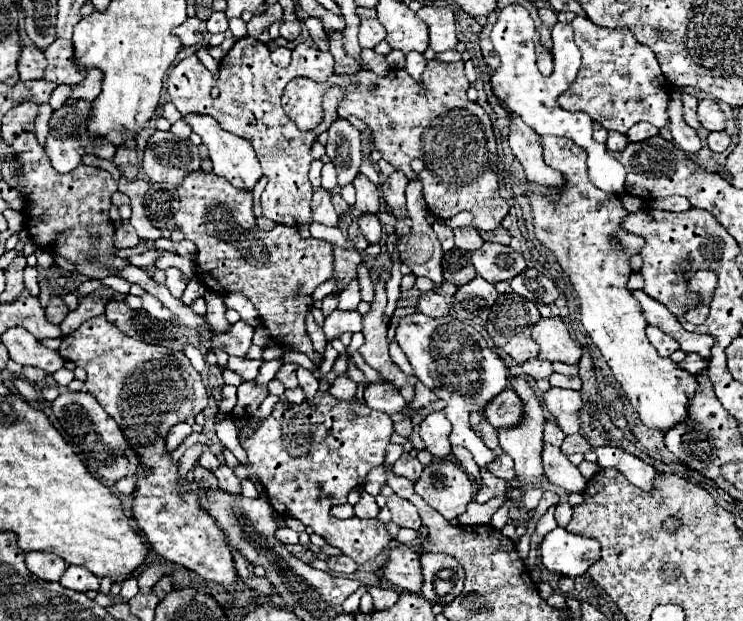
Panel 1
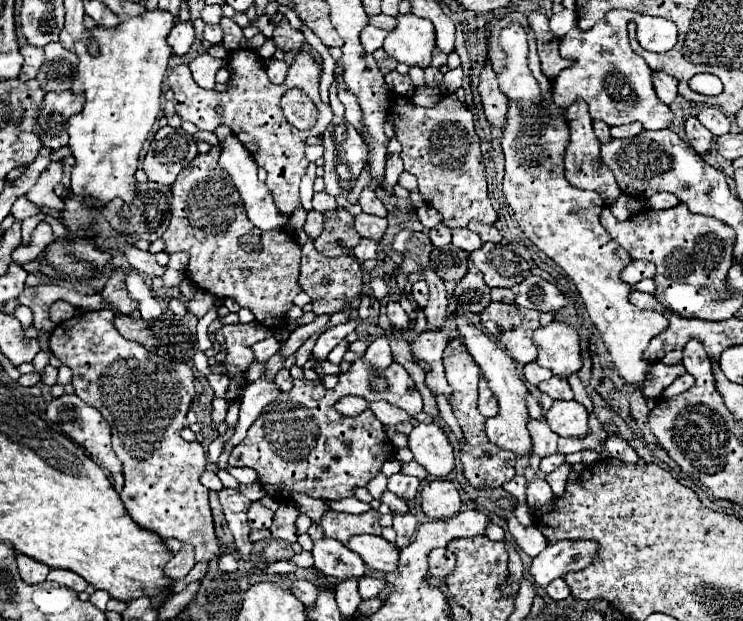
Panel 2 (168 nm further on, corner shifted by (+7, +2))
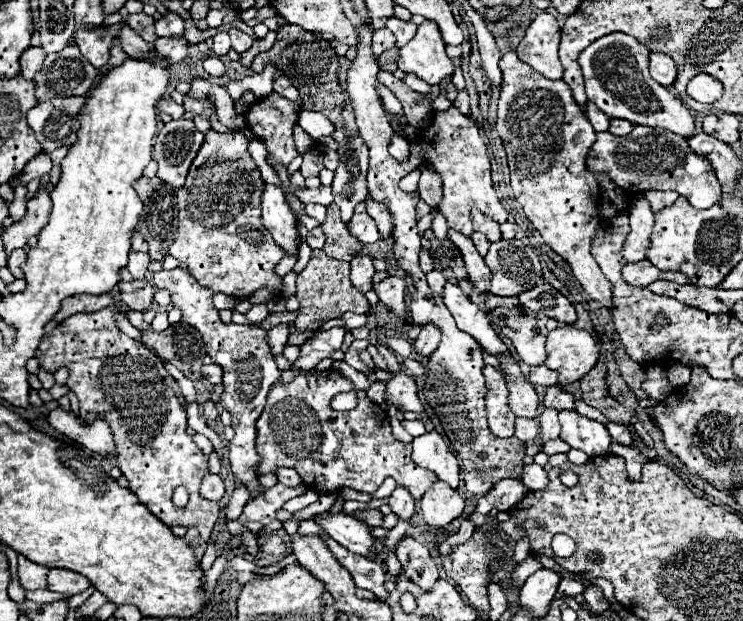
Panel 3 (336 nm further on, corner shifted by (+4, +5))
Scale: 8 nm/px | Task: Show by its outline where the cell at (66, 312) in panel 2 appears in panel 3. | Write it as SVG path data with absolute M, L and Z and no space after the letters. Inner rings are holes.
M80 294L80 296L72 296L72 298L66 298L60 304L60 310L56 312L56 318L54 320L56 322L62 322L62 320L66 320L72 314L78 314L78 312L96 312L96 310L106 308L106 306L112 306L112 304L114 304L112 294L100 294L100 296Z

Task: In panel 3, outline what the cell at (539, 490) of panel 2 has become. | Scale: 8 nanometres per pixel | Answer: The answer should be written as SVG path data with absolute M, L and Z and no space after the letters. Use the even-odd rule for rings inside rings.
M530 464L530 466L524 466L522 482L528 490L544 490L544 486L548 486L548 474L542 466Z

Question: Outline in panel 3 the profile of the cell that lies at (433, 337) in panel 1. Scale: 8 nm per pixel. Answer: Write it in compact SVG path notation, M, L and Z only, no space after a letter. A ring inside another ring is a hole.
M388 276L378 286L374 286L380 302L384 302L398 318L406 318L406 312L408 312L408 306L404 302L404 288L406 284L398 276Z

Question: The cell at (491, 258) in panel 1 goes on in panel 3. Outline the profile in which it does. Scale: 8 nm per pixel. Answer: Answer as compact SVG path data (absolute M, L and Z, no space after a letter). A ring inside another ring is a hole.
M500 240L492 242L488 254L484 256L484 262L492 270L492 286L490 292L498 296L518 296L524 290L530 290L536 282L542 282L542 266L534 250L520 240Z

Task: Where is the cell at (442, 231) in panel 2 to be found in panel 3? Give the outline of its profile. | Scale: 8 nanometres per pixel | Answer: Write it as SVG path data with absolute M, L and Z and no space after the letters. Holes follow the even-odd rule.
M436 214L436 216L434 216L434 222L432 222L432 232L434 232L434 236L436 236L438 240L446 240L446 238L448 238L448 230L450 230L450 226L448 226L448 222L444 220L444 216L442 216L442 214Z

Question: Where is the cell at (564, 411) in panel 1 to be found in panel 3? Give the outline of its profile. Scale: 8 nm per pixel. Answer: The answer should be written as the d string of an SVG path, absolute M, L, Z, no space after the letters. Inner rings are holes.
M576 410L560 412L560 438L566 440L572 448L586 452L590 458L608 454L608 446L612 442L604 424L590 420Z

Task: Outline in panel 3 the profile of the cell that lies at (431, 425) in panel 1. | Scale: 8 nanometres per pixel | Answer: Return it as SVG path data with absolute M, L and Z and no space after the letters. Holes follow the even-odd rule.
M436 430L416 436L412 440L412 446L414 446L412 460L418 466L432 470L440 480L444 480L452 488L458 488L458 472L460 472L458 460Z

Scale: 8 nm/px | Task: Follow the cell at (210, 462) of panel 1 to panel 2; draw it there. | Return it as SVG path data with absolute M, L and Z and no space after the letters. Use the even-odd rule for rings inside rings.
M205 471L205 473L201 475L201 483L203 483L209 491L221 491L221 489L223 489L219 477L217 477L213 471Z

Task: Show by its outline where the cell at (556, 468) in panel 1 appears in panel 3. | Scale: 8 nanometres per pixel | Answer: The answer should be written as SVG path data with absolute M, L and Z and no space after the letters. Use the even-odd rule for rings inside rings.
M500 358L502 366L506 368L508 380L508 390L510 390L510 408L516 416L524 418L536 418L538 416L538 394L534 392L534 386L526 382L526 378L520 372L520 366L516 360L510 358Z

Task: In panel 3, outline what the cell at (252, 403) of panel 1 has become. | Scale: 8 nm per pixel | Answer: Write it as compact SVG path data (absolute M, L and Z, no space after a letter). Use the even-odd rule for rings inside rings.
M312 250L308 266L298 274L296 280L296 296L300 300L300 316L296 318L296 334L306 330L318 330L324 322L338 318L344 312L356 312L366 314L370 310L370 304L366 296L356 290L350 282L350 262L336 262L328 258L322 250Z

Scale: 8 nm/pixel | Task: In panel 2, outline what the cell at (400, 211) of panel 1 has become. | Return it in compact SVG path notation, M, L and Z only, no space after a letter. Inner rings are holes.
M399 153L387 155L387 171L385 171L383 189L393 191L393 187L397 185L397 179L399 179L401 173L403 173L403 159L401 159L401 155Z

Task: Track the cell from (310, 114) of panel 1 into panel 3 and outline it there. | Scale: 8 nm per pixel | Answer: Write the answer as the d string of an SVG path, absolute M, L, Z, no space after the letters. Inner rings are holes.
M450 106L444 112L432 112L432 120L426 128L420 130L418 142L422 144L424 150L424 162L432 166L434 172L442 178L444 196L438 204L438 212L444 214L452 230L464 236L472 234L472 222L470 222L472 208L478 208L482 214L500 224L508 220L508 212L502 208L492 188L490 160L486 156L486 146L478 134L476 122L470 116L462 114L456 106Z

